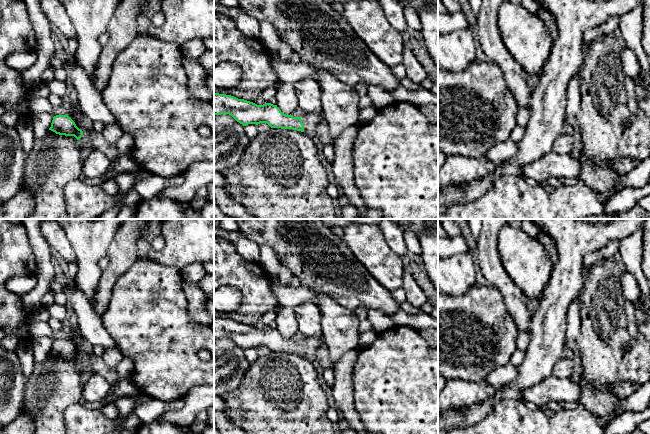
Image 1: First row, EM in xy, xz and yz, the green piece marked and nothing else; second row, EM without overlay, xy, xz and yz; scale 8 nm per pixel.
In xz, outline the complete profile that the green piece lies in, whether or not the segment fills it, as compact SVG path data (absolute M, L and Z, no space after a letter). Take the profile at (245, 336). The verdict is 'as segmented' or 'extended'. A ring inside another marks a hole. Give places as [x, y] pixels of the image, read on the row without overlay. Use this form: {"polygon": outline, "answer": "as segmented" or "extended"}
{"polygon": "M214 317L214 339L221 338L231 339L243 350L267 347L271 352L292 353L309 358L312 358L315 351L324 345L323 335L293 341L291 338L282 337L277 329L271 327L257 329L231 319Z", "answer": "extended"}

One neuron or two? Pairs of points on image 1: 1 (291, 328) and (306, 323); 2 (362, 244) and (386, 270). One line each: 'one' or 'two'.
1: two
2: one

